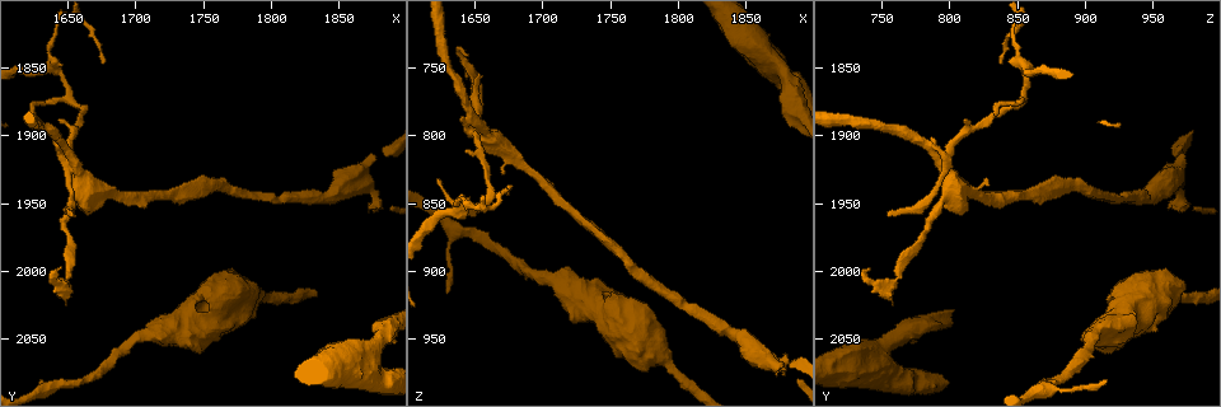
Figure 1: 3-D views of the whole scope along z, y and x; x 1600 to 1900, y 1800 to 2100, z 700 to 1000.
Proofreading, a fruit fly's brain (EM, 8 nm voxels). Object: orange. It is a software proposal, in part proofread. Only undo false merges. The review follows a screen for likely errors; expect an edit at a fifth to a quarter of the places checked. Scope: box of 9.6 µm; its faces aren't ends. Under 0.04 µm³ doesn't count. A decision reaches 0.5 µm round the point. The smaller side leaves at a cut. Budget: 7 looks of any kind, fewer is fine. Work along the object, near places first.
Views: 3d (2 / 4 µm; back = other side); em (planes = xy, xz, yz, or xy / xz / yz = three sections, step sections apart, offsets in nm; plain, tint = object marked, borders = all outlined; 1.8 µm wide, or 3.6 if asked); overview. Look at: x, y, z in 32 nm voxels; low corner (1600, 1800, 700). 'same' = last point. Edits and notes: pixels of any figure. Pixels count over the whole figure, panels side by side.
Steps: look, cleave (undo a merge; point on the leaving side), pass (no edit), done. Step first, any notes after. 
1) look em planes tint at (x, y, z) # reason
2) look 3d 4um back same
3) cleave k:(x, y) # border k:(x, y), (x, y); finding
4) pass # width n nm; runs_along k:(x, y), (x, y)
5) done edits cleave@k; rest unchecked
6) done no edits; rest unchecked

look 3d 4um back at (1876, 2058, 748)

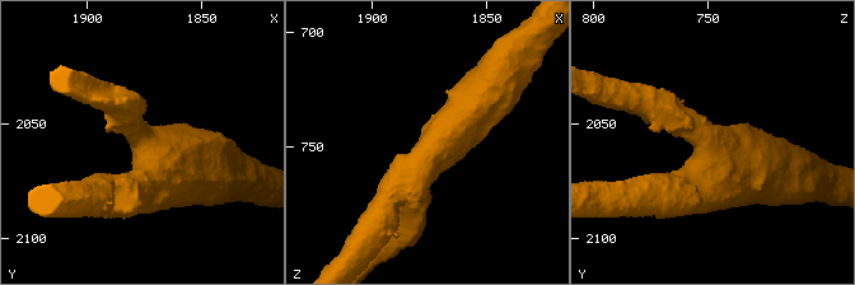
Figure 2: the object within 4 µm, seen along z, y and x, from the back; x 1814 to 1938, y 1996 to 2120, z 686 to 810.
look em 3.6um planes tint at (1873, 2058, 750)

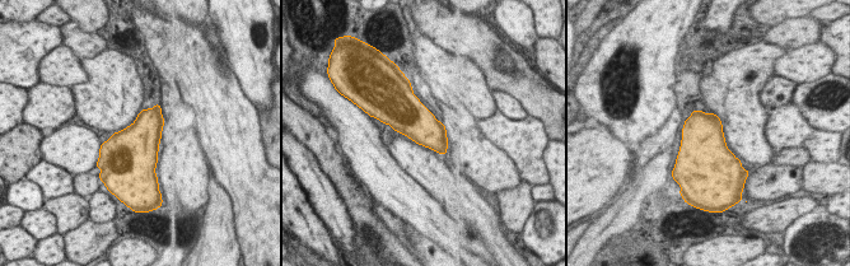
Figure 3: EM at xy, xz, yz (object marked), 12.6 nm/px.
pass # continuous, no second cell

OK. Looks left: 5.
look em 3.6um xz step 8 tint at (1752, 2022, 918) # closes a loop

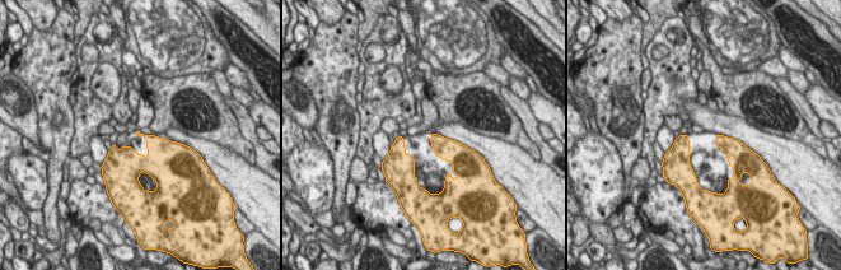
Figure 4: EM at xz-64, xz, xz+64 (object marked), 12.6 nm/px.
look em 3.6um planes borders same

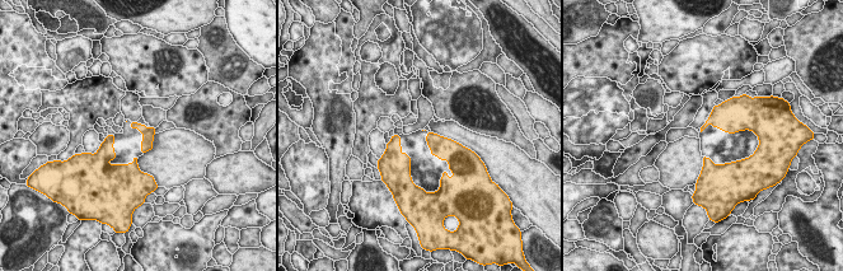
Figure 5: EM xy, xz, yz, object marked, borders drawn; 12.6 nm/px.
pass # continuous, no second cell

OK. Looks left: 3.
look 3d 2um at (1640, 1850, 854) # branch point

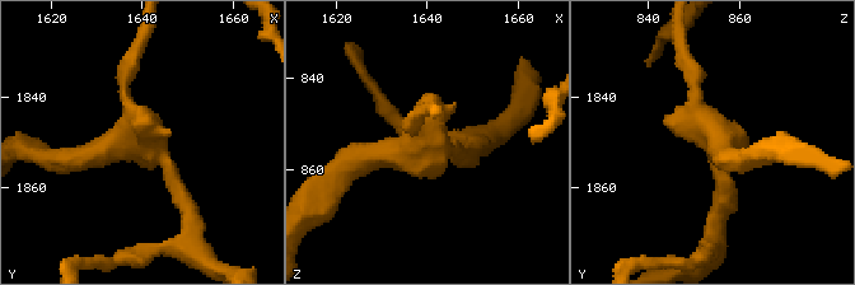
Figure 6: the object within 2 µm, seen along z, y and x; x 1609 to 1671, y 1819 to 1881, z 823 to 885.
look em planes tint at (1641, 1851, 855) # arms 3; now the EM

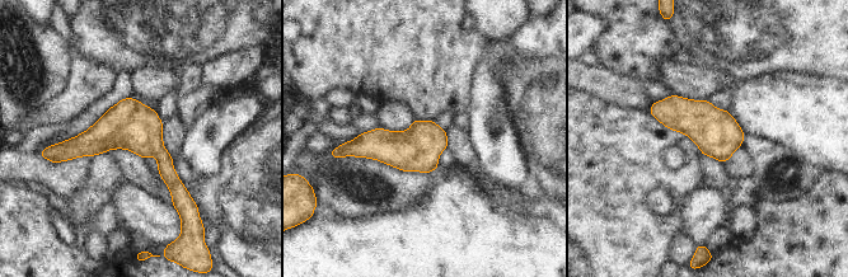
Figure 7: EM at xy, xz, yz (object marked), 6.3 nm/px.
pass # runs_along 7:(64, 145), (144, 139), (186, 198); one cell here

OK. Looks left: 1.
done no edits; rest unchecked

